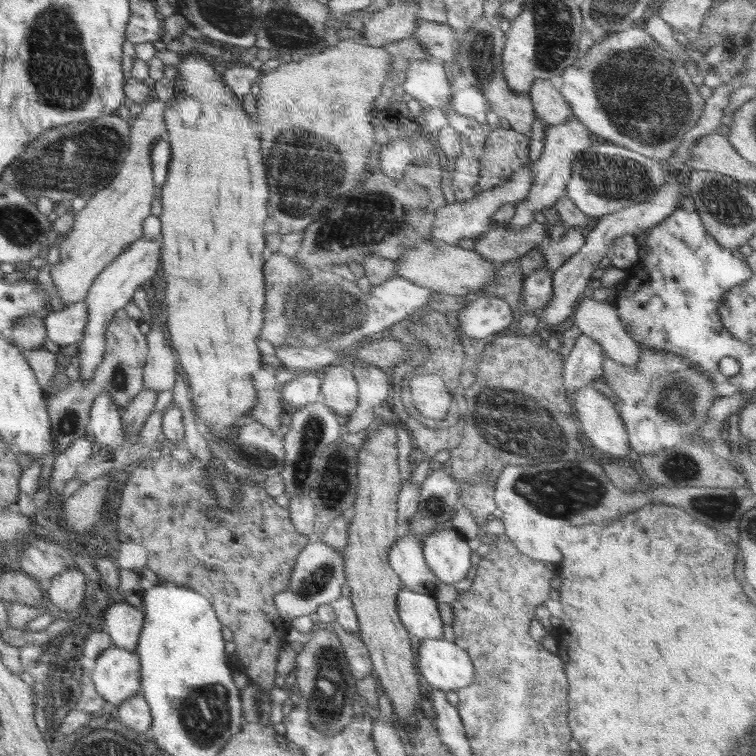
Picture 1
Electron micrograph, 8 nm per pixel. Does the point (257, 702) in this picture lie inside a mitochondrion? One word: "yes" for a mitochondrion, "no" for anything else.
yes

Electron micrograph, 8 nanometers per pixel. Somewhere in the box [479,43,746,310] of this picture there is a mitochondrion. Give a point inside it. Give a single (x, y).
(614, 176)

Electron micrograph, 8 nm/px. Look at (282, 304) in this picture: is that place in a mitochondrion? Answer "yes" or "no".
yes

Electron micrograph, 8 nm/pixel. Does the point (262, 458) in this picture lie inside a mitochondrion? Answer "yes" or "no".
yes

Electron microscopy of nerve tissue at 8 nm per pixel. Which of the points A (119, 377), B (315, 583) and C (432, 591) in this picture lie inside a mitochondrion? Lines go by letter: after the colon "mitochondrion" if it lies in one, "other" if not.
A: mitochondrion
B: mitochondrion
C: other

